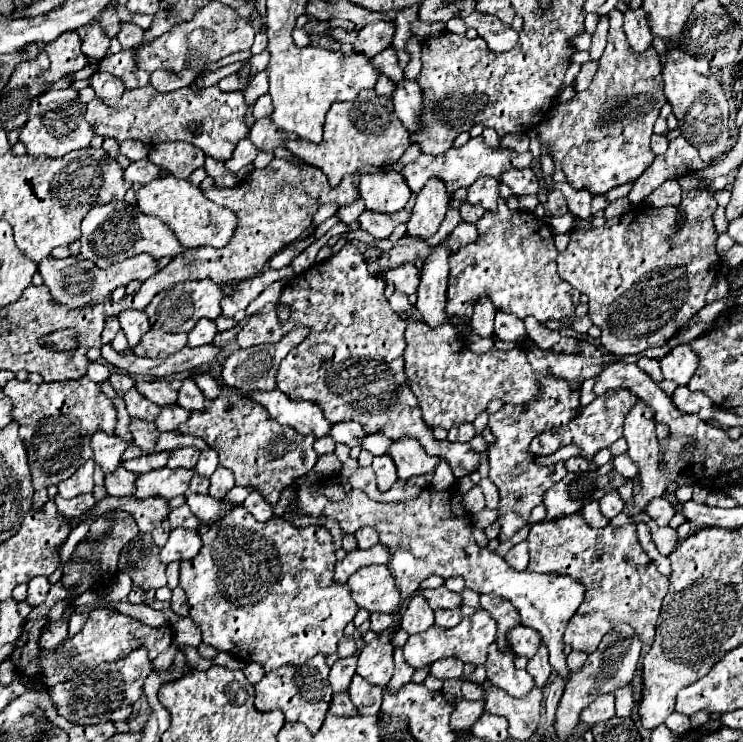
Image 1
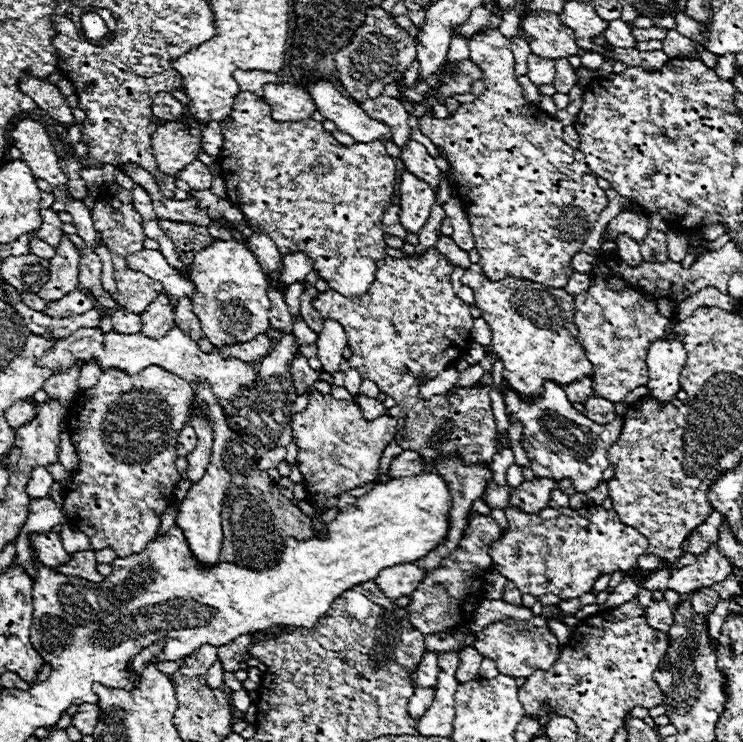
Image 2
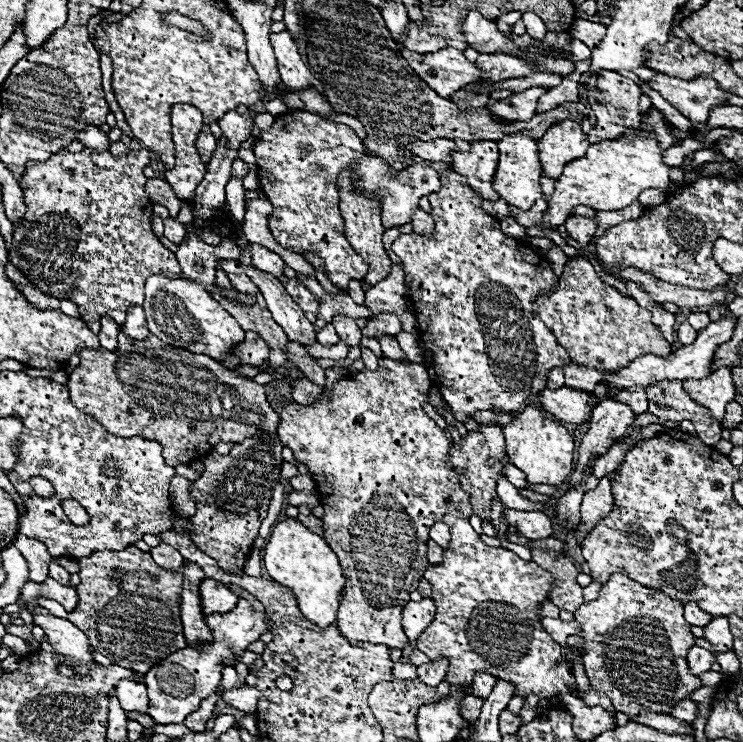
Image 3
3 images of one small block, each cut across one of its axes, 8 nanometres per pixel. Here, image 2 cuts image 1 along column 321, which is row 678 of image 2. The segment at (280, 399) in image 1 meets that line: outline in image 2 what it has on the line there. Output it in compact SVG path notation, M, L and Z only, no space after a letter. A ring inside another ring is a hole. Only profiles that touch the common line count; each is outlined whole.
M426 652L416 666L414 672L410 672L410 680L414 686L420 688L434 688L438 682L440 666L438 666L438 654L436 652Z

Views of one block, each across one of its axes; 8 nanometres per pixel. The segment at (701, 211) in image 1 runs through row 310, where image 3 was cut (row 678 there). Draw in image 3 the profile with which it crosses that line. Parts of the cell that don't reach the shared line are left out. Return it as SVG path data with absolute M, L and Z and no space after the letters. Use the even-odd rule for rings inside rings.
M624 574L610 576L610 580L602 584L598 598L582 604L582 608L574 612L574 618L584 632L584 668L592 688L604 692L612 700L614 710L624 712L630 720L636 720L642 710L670 714L674 704L700 688L700 678L690 674L686 666L686 652L694 646L694 636L690 624L682 620L682 612L684 606L678 600L672 600L658 590L644 588Z

